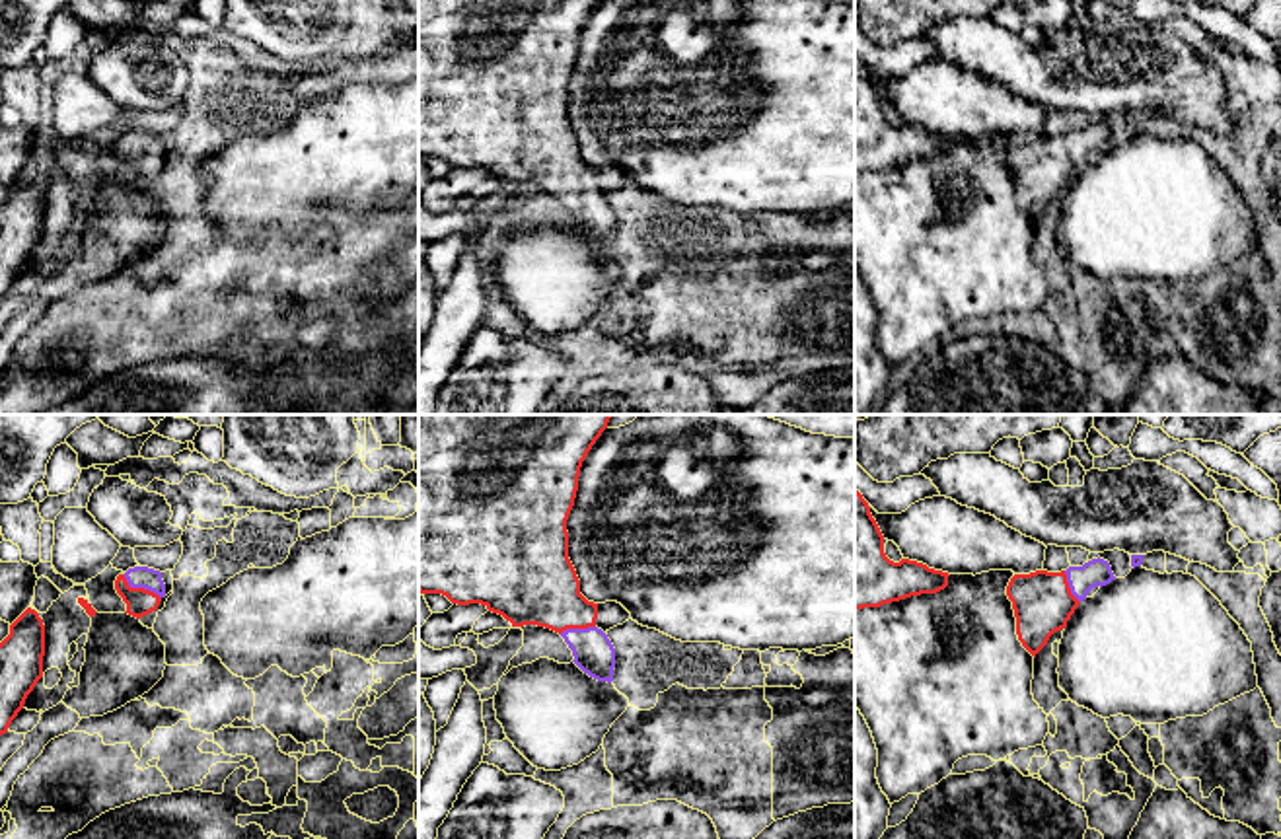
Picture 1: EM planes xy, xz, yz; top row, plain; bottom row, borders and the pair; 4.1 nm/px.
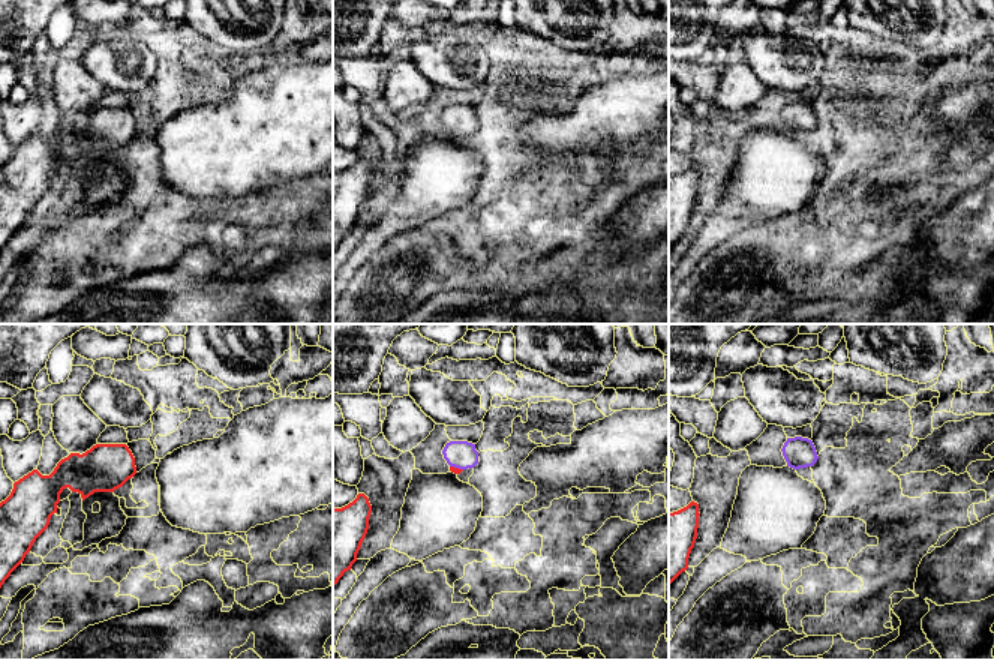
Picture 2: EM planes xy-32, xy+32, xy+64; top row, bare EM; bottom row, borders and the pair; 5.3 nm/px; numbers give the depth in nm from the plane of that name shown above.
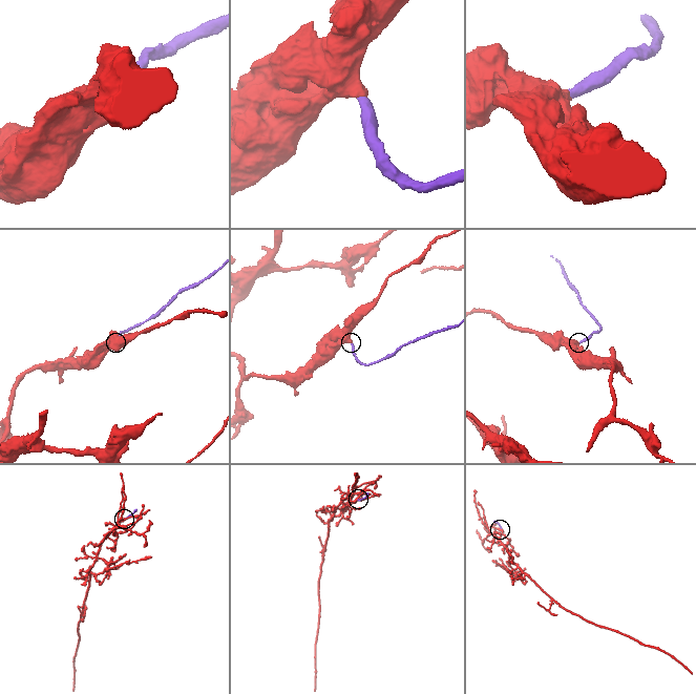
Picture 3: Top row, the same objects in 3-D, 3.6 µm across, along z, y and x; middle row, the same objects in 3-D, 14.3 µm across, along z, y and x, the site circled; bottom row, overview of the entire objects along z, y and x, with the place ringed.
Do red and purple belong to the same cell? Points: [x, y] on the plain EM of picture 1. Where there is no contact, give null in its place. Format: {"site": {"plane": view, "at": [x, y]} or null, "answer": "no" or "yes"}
{"site": {"plane": "xy", "at": [141, 152]}, "answer": "yes"}

